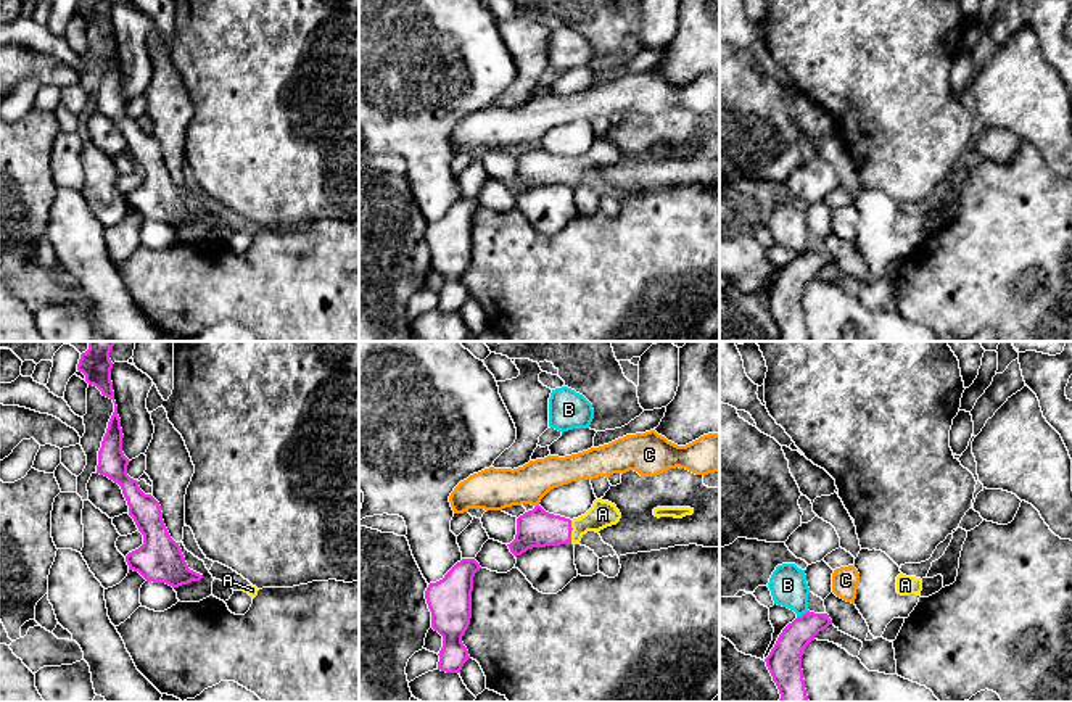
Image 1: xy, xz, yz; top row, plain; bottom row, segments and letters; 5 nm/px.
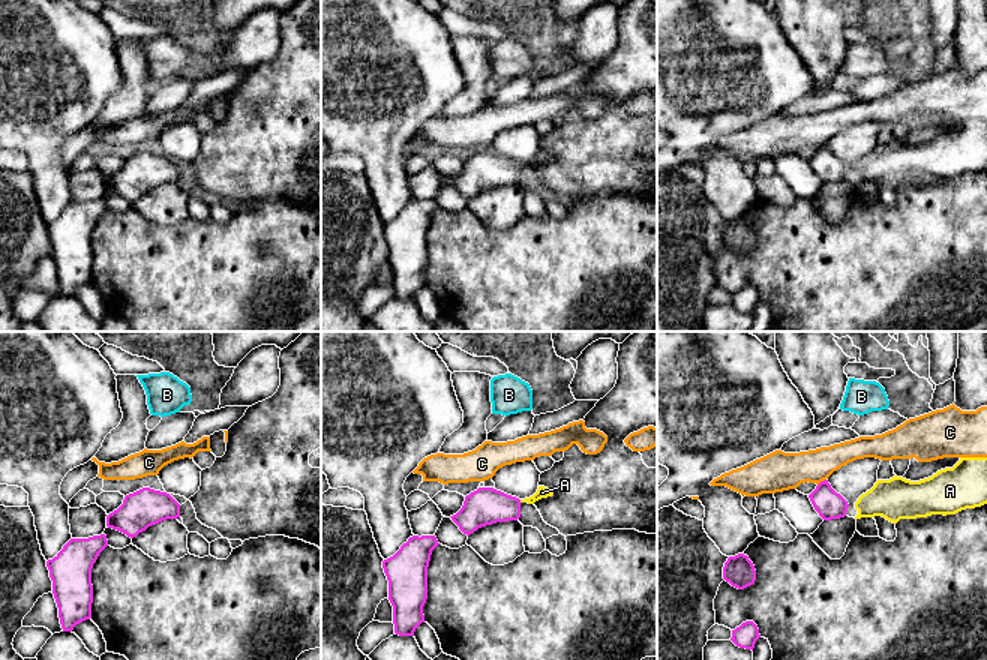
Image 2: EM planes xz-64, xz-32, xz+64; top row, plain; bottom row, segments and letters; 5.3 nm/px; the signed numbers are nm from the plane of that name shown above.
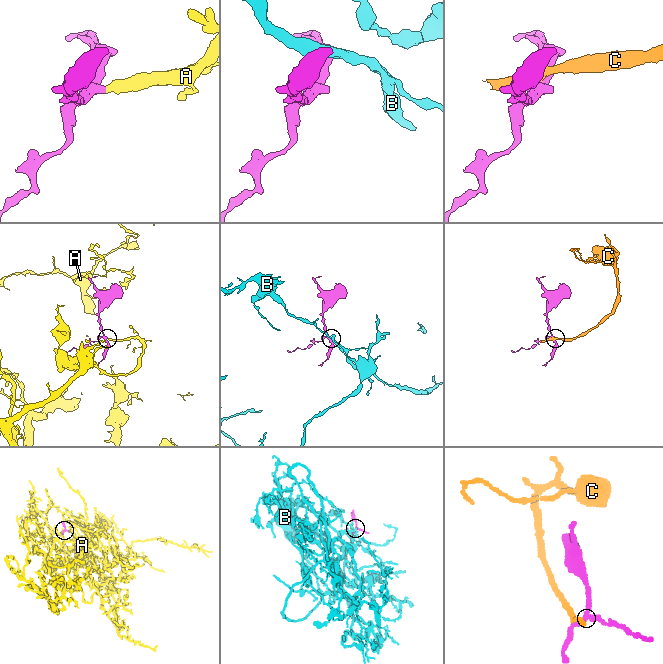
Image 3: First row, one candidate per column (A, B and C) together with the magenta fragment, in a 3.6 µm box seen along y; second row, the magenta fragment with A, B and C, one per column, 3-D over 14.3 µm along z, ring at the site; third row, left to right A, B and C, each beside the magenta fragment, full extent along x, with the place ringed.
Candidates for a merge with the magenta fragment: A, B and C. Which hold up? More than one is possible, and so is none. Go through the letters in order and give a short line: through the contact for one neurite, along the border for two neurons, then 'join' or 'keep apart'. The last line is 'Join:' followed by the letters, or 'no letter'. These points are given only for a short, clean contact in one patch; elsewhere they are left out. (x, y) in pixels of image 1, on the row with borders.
A: line xz (535, 528), (570, 532), (602, 514); join
B: line yz (808, 611), (797, 617); keep apart
C: line xz (538, 504), (535, 507); keep apart
Join: A

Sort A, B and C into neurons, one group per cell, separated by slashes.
A / B / C

